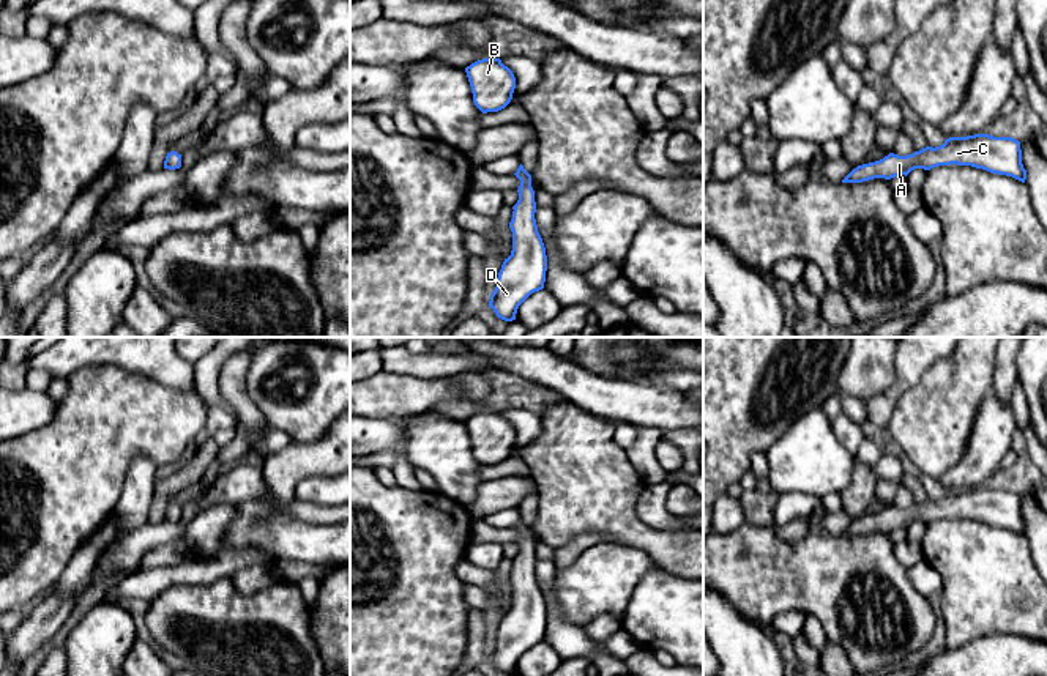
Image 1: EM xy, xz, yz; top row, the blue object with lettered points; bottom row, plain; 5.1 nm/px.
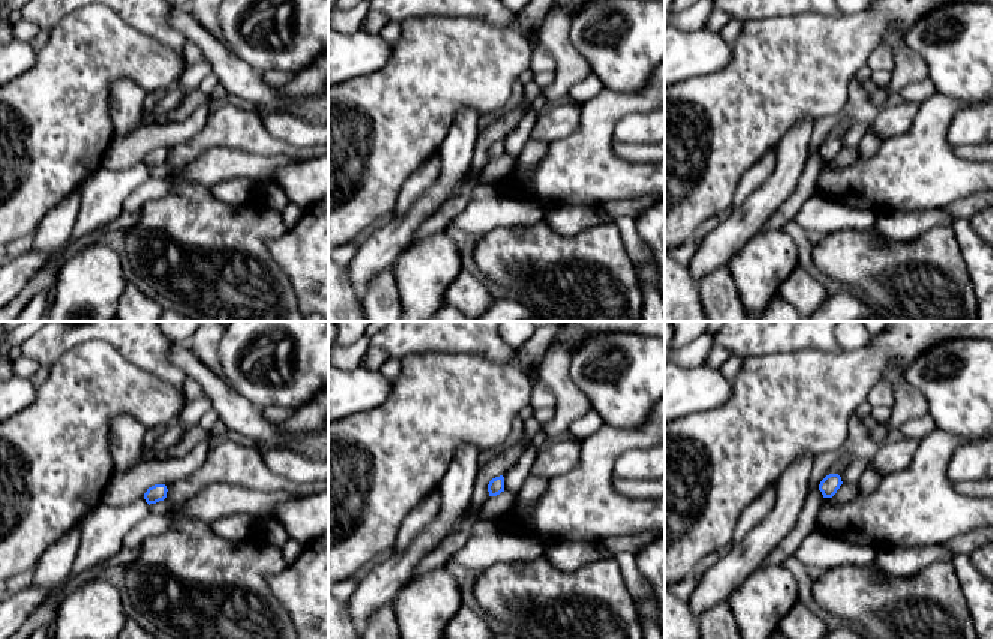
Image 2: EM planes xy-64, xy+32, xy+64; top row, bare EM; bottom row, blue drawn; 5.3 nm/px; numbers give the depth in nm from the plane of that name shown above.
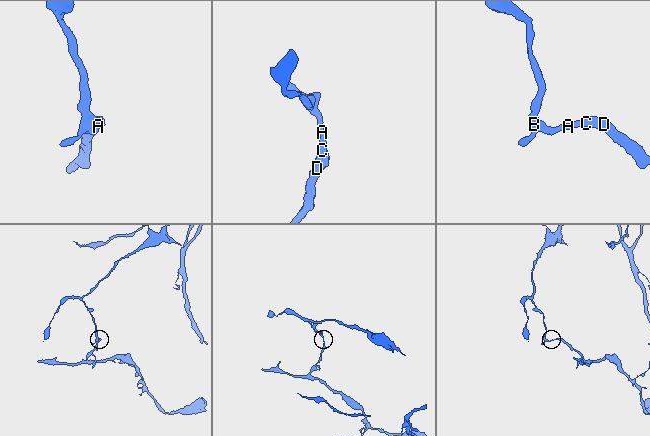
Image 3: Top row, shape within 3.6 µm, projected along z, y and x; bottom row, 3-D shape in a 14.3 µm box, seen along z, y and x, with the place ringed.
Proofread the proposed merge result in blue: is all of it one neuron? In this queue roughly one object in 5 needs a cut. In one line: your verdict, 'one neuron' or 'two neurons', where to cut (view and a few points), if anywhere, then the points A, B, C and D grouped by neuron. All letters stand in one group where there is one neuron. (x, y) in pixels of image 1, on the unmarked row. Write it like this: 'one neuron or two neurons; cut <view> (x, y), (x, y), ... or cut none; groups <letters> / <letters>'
one neuron; cut none; groups A B C D

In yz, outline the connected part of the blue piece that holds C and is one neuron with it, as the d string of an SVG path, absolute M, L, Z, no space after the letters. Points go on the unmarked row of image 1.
M974 487L949 490L940 500L926 500L907 509L889 506L880 514L858 518L842 536L863 536L874 531L891 533L900 528L907 529L915 522L930 523L951 517L971 518L990 526L1012 529L1022 536L1027 533L1019 493L1012 490Z

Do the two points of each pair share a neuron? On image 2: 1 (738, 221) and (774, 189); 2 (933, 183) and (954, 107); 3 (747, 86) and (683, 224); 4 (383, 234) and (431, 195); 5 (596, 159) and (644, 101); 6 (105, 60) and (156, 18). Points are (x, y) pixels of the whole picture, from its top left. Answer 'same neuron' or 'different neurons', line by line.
1: same neuron
2: same neuron
3: same neuron
4: same neuron
5: same neuron
6: different neurons

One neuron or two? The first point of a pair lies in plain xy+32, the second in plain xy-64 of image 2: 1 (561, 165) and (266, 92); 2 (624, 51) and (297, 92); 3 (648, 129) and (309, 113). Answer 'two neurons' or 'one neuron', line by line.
1: two neurons
2: two neurons
3: two neurons

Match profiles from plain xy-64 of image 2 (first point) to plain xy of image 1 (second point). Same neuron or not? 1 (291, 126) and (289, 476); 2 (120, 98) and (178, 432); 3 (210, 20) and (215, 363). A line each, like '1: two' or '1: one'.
1: two
2: two
3: two

